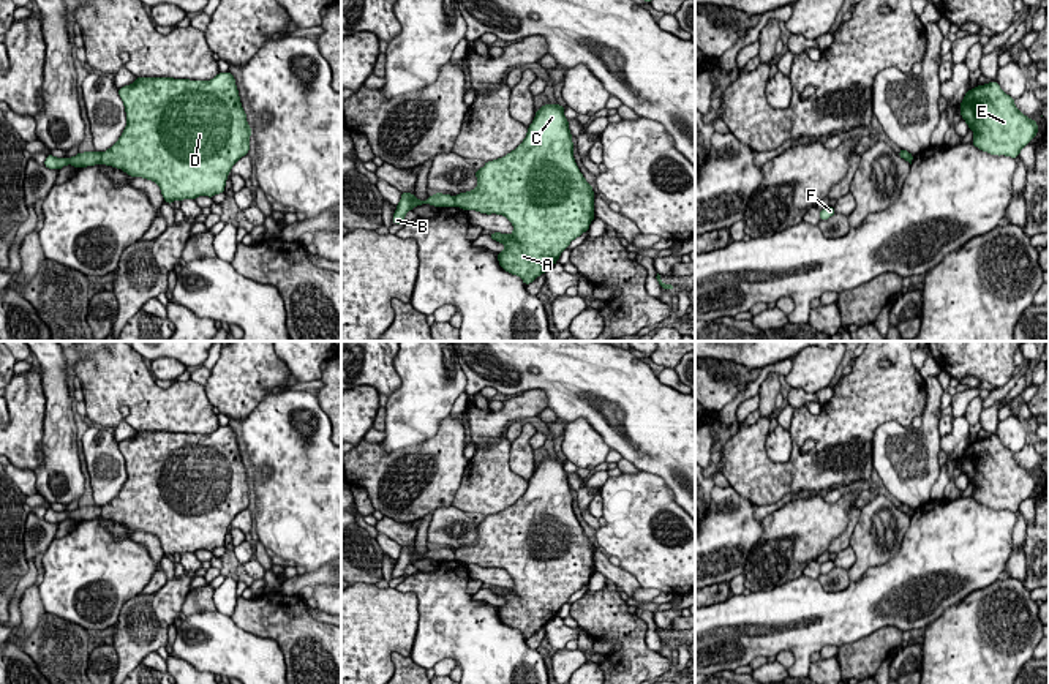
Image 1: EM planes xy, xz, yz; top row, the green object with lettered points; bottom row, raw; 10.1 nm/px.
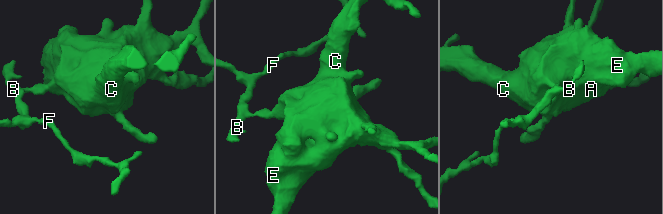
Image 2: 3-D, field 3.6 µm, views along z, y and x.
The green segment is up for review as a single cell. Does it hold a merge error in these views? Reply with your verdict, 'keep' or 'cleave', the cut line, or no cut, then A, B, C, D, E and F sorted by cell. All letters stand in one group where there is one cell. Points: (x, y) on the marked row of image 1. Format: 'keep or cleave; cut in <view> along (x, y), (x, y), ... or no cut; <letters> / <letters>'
cleave; cut in xy along (100, 154), (101, 161); A C D E / B F

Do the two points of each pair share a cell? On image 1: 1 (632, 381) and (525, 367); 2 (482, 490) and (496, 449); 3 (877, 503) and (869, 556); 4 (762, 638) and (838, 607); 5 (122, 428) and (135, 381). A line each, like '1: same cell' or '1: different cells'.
1: same cell
2: same cell
3: same cell
4: same cell
5: different cells

